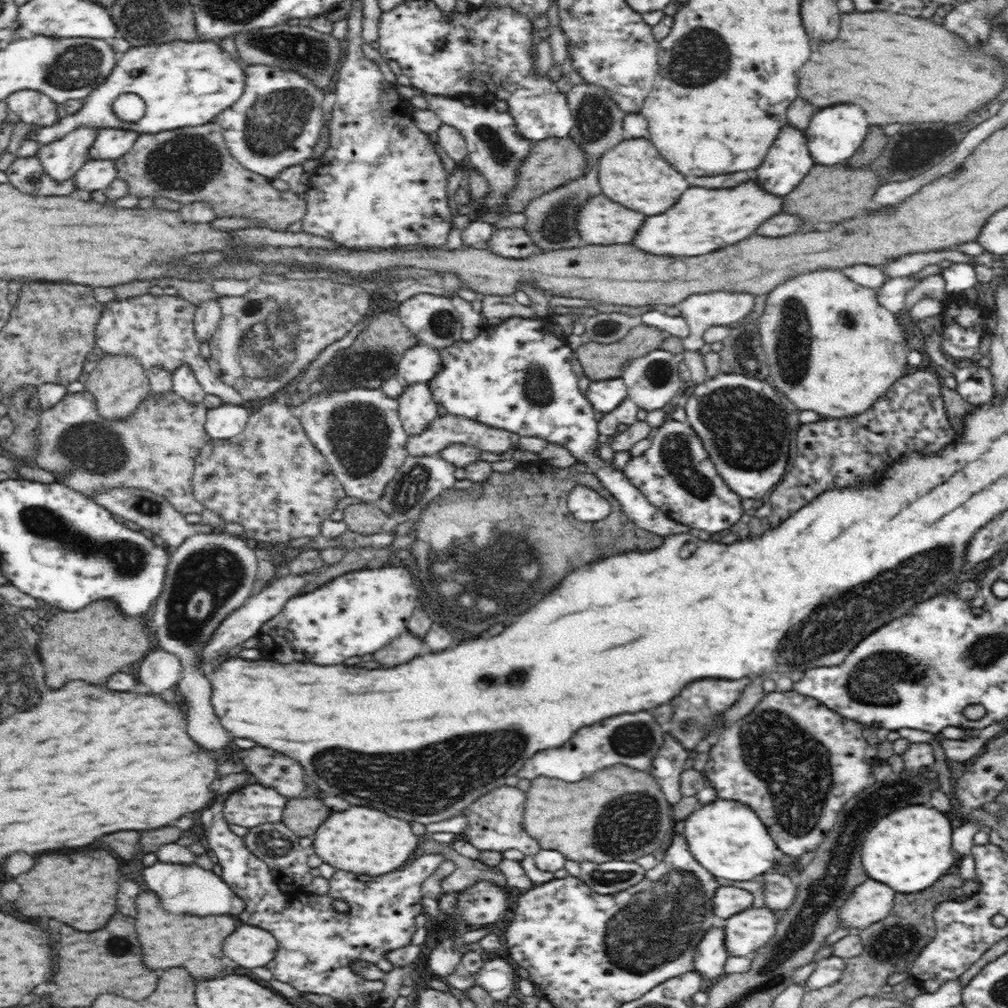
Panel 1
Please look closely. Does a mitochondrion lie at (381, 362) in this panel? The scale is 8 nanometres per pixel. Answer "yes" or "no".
yes

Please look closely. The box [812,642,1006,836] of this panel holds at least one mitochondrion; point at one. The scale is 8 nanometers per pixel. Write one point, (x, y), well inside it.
(874, 679)

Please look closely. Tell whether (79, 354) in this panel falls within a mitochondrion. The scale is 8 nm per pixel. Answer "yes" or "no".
no

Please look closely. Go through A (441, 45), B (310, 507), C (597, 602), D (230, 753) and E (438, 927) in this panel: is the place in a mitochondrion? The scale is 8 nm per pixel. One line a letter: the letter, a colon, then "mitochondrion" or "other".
A: other
B: other
C: other
D: other
E: other

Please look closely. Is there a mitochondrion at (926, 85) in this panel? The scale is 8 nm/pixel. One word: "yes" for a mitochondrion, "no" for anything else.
no

